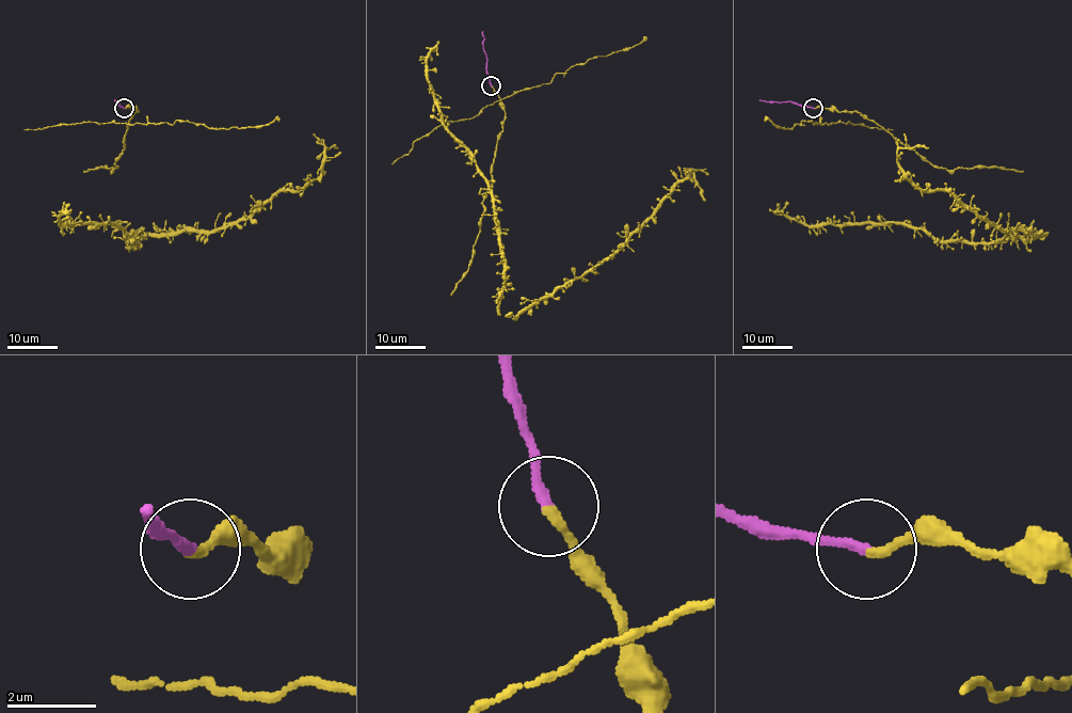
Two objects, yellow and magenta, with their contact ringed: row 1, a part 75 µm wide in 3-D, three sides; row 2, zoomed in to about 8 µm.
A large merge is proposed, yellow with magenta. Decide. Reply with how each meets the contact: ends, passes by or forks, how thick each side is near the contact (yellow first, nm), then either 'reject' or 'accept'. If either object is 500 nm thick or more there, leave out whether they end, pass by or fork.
yellow ends; magenta ends; calibres 200 and 220 nm; accept

